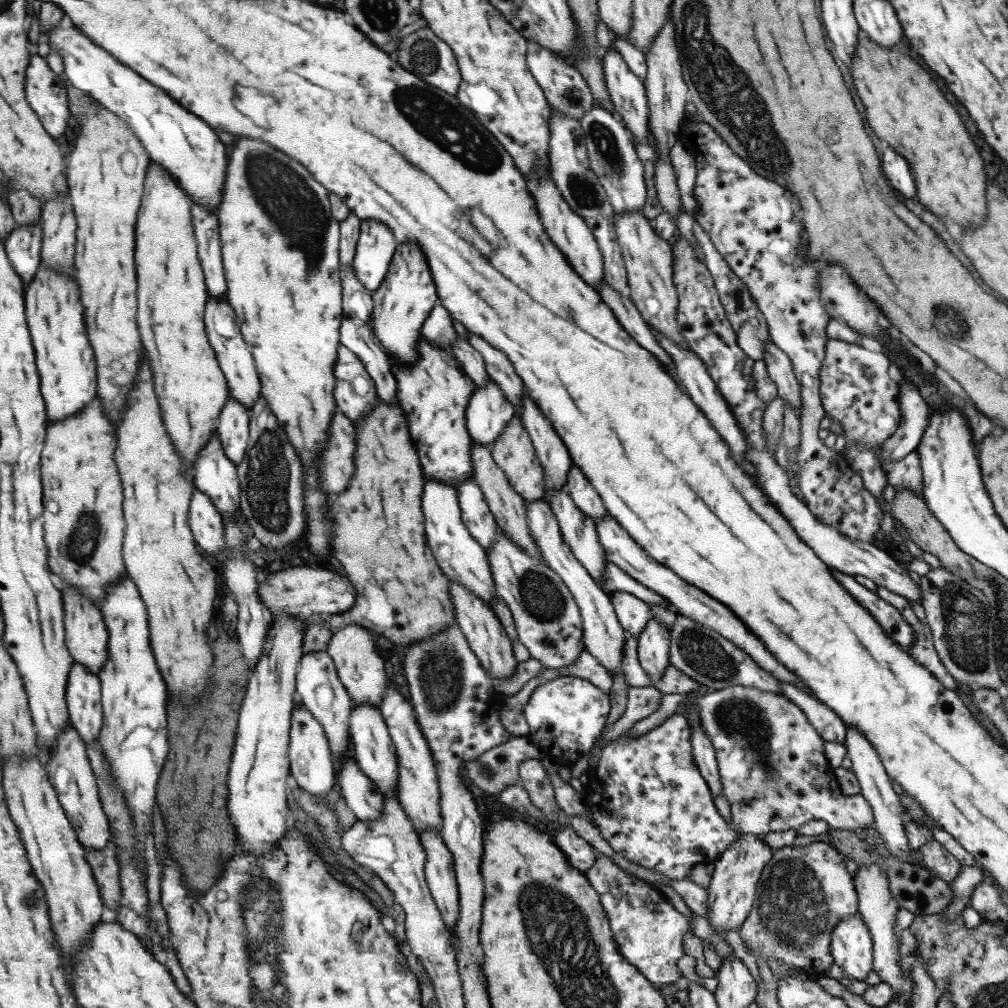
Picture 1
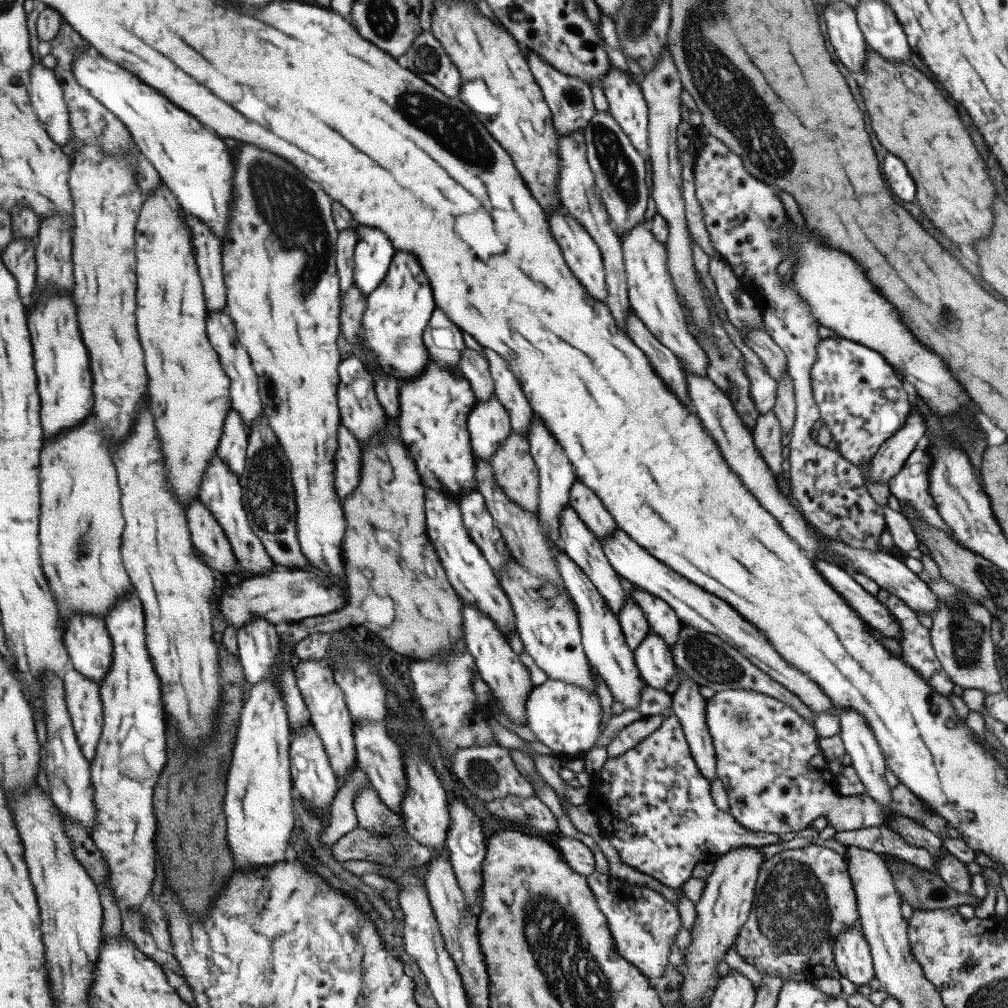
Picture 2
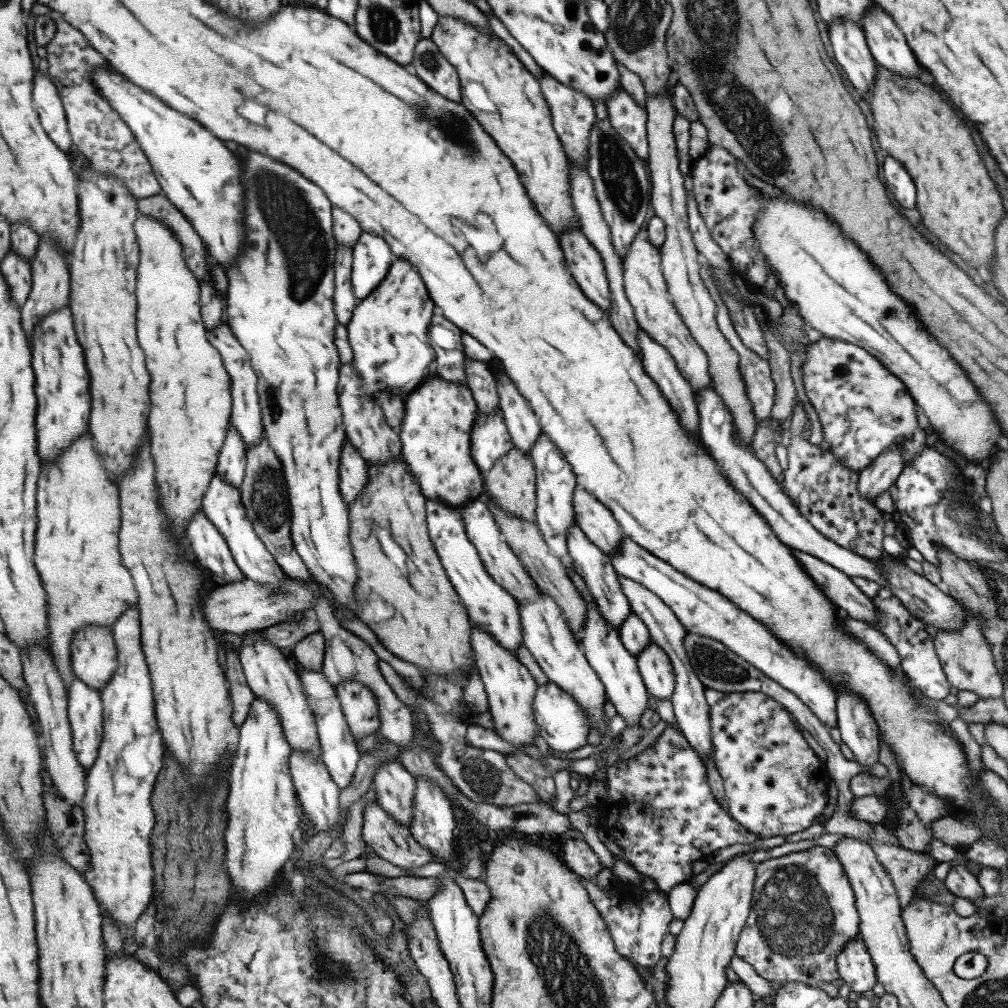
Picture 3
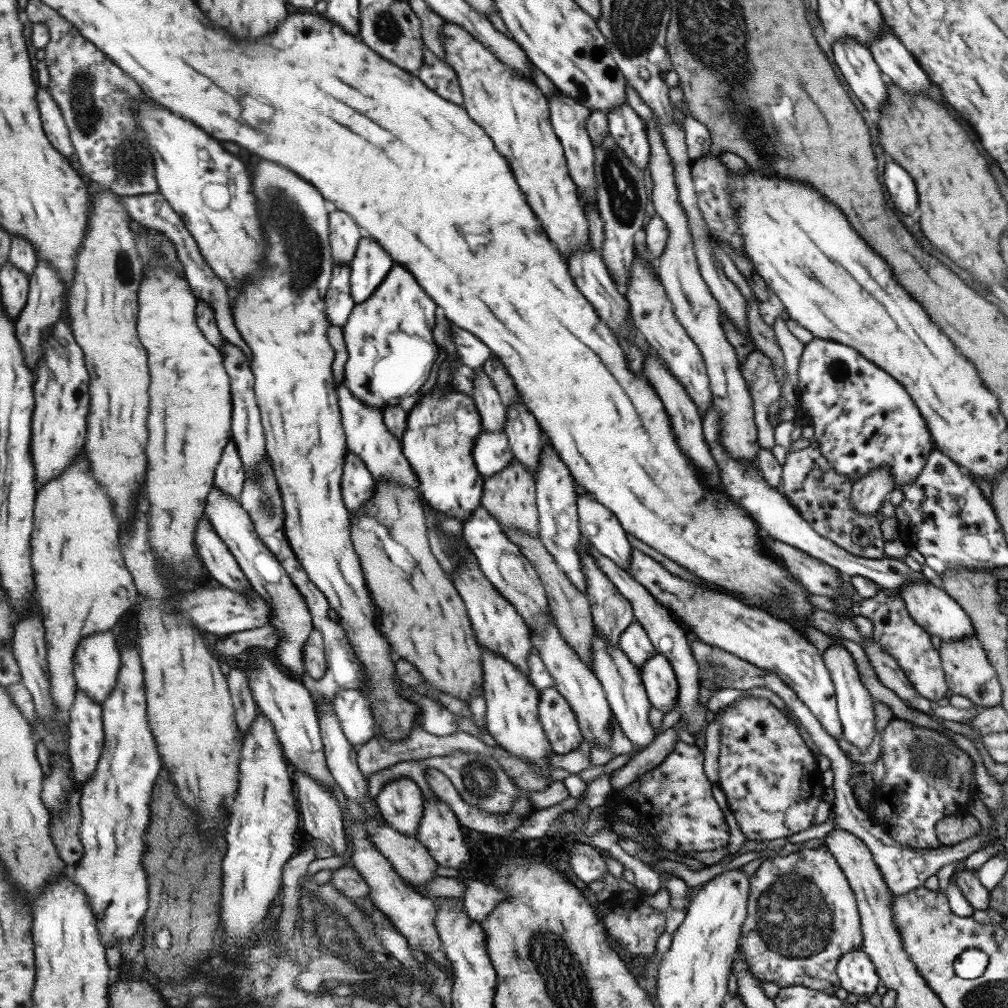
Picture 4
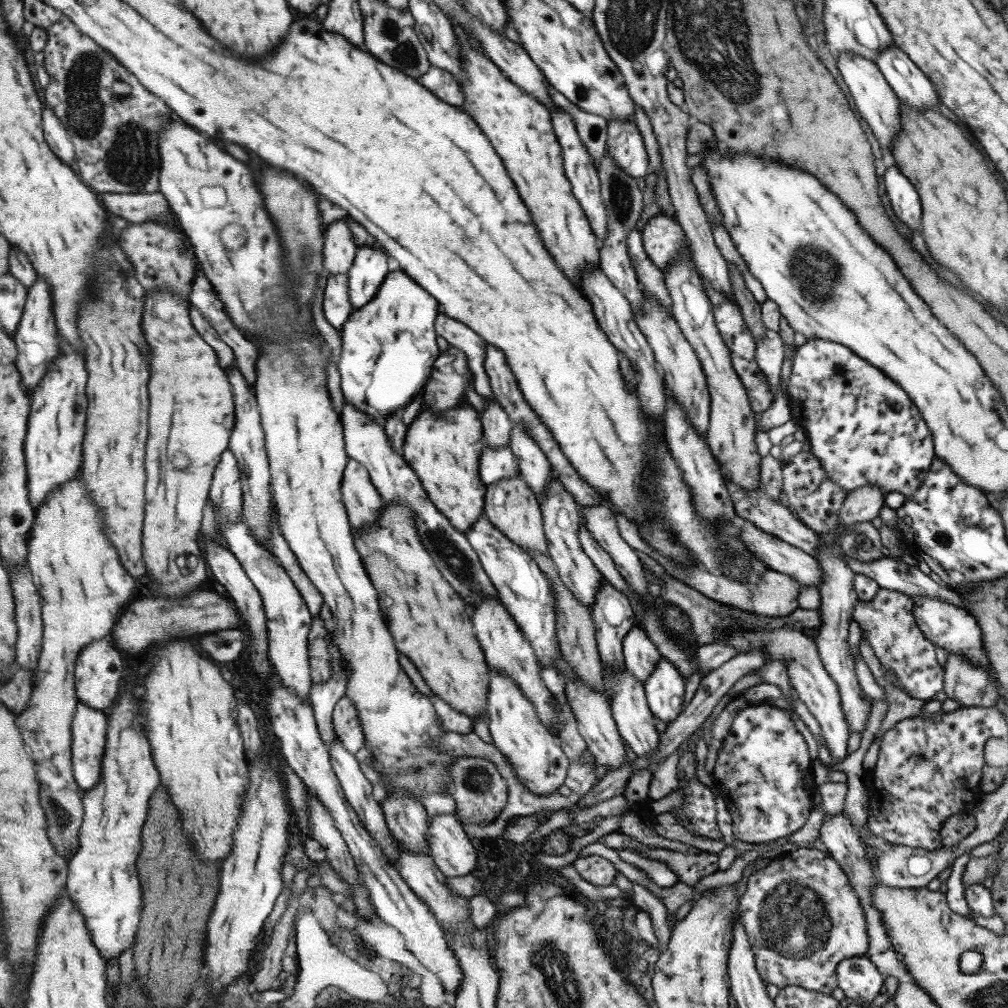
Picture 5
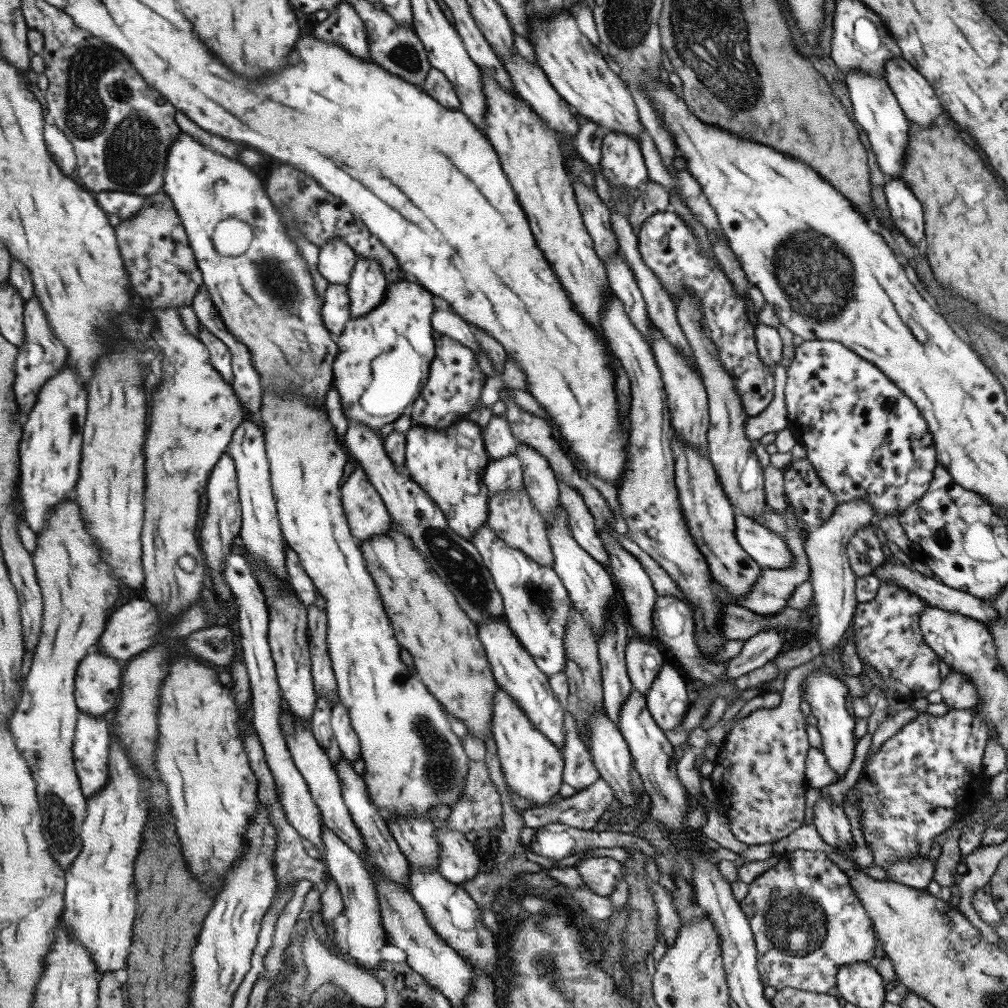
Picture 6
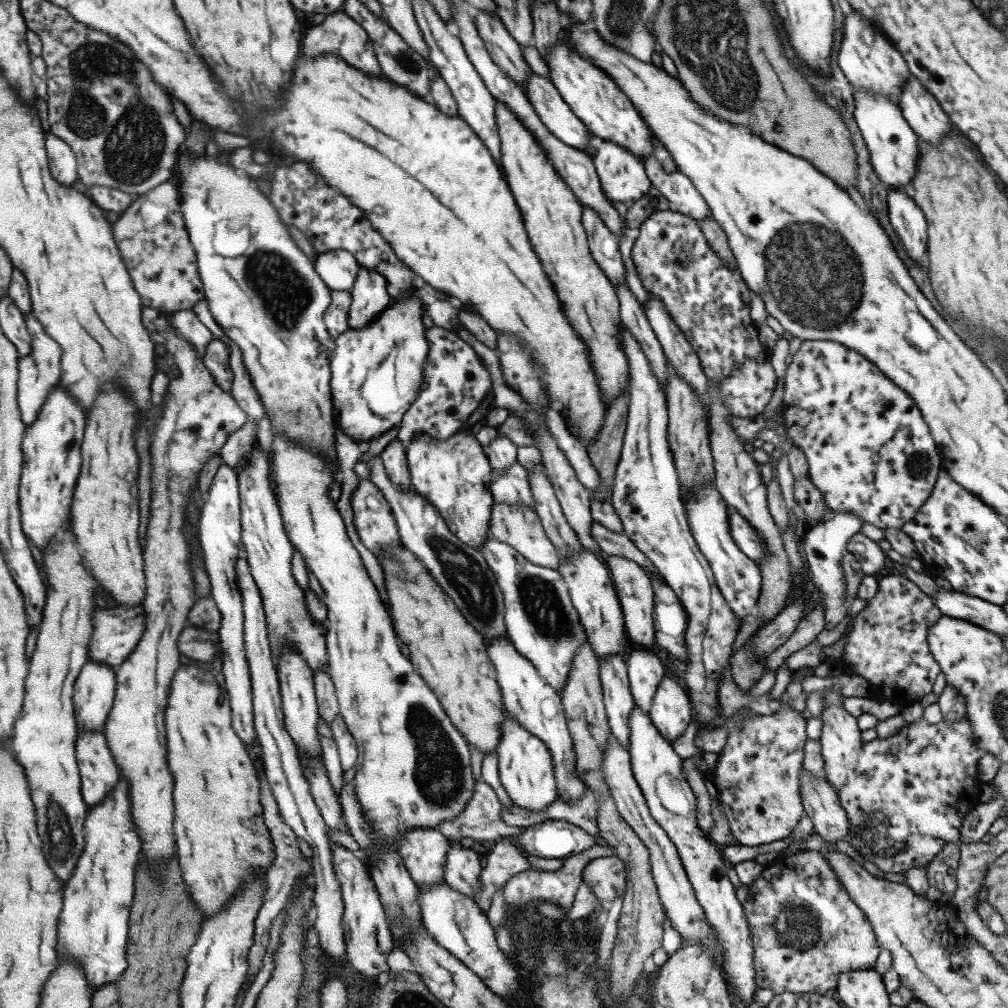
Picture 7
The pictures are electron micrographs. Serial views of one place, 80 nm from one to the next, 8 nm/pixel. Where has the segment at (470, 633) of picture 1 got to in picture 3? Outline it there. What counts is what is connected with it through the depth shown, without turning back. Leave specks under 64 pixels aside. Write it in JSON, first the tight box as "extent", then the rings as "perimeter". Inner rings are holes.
{"extent":[471,624,537,750],"perimeter":[[[471,624],[471,626],[473,666],[477,668],[487,696],[488,712],[493,724],[492,731],[501,737],[501,740],[516,747],[516,750],[522,744],[532,744],[531,740],[537,733],[532,711],[533,697],[537,687],[533,677],[515,655],[497,644],[488,632],[476,624]]]}

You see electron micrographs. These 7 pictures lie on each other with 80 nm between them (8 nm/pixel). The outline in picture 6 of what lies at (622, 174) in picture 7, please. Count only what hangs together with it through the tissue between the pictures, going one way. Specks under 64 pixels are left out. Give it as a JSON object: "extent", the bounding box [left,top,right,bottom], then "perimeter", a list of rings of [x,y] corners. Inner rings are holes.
{"extent":[599,131,648,194],"perimeter":[[[609,131],[605,133],[603,137],[600,153],[599,166],[601,176],[603,176],[605,181],[607,181],[607,183],[613,183],[619,193],[631,191],[633,194],[637,194],[637,189],[639,189],[641,184],[647,182],[648,176],[646,175],[640,144],[636,138],[631,138],[620,132]]]}

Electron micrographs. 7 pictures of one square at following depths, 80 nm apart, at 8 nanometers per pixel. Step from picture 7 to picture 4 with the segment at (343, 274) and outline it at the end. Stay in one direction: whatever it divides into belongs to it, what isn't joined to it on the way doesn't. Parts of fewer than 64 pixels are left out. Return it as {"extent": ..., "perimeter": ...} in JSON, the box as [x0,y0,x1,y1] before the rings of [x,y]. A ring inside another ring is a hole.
{"extent":[330,208,364,266],"perimeter":[[[332,208],[330,229],[330,241],[335,266],[342,264],[342,262],[351,262],[356,257],[360,240],[364,237],[361,227],[350,214]]]}

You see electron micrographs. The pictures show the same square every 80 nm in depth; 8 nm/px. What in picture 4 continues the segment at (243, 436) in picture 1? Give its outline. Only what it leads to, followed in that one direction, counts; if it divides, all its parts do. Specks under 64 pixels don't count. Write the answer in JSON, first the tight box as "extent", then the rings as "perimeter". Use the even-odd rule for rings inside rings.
{"extent":[215,438,248,501],"perimeter":[[[233,438],[224,448],[224,456],[216,470],[215,485],[231,498],[240,501],[247,478],[248,474],[244,469],[241,455]]]}

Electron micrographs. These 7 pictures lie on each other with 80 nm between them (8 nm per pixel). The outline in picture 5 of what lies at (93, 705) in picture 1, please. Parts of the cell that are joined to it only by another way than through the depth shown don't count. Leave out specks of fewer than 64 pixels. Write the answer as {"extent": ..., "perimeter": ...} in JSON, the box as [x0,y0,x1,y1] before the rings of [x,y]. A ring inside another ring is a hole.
{"extent":[72,702,108,792],"perimeter":[[[80,702],[72,724],[72,757],[76,781],[83,792],[101,782],[108,743],[108,717]]]}

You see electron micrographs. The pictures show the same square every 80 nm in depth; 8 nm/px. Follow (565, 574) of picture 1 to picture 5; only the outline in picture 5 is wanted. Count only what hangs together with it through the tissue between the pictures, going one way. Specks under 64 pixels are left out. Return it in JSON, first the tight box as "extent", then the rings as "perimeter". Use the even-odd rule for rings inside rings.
{"extent":[600,663,660,758],"perimeter":[[[601,663],[600,673],[604,684],[604,692],[608,694],[607,700],[609,700],[611,714],[622,742],[625,742],[631,752],[634,752],[635,756],[639,758],[643,758],[650,752],[656,752],[660,734],[655,729],[654,716],[648,709],[644,686],[634,676],[631,676],[631,673],[625,668],[621,671],[619,669],[607,669]]]}

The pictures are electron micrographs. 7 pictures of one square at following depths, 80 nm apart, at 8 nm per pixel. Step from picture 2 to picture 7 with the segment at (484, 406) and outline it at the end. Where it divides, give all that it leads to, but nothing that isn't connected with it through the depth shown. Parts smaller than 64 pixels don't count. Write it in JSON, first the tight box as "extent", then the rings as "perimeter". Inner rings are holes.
{"extent":[489,461,534,510],"perimeter":[[[517,461],[501,474],[492,472],[489,492],[494,502],[522,504],[534,510],[534,500],[526,470]]]}

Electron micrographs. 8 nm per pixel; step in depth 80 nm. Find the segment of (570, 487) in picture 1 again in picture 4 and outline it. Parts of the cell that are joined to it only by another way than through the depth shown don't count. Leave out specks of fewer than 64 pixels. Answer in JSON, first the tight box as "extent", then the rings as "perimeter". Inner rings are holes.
{"extent":[576,493,630,572],"perimeter":[[[587,493],[576,495],[576,511],[580,537],[627,572],[630,545],[613,513]]]}

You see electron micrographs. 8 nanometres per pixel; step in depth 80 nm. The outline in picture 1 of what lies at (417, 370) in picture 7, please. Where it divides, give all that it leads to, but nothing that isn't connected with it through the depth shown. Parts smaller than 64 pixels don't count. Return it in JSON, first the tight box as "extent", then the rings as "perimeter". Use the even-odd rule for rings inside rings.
{"extent":[373,242,435,364],"perimeter":[[[416,242],[399,243],[393,257],[388,276],[383,286],[373,292],[373,327],[380,345],[390,356],[390,360],[400,360],[400,364],[413,364],[418,359],[419,330],[435,304],[435,284],[432,280],[427,257]]]}

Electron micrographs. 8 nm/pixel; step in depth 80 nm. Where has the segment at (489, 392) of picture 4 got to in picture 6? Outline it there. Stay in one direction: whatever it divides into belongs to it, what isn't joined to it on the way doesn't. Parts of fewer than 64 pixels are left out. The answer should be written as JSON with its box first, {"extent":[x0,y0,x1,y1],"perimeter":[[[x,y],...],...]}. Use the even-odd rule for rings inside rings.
{"extent":[482,417,517,458],"perimeter":[[[491,417],[488,420],[482,429],[482,439],[488,458],[505,458],[516,451],[517,442],[503,417]]]}

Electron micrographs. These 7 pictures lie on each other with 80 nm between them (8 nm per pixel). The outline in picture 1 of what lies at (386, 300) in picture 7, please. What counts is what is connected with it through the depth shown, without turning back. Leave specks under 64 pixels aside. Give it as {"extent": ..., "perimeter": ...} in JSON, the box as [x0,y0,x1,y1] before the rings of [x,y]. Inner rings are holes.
{"extent":[353,219,398,292],"perimeter":[[[375,219],[362,222],[353,267],[356,277],[366,288],[374,292],[383,286],[398,244],[387,224]]]}

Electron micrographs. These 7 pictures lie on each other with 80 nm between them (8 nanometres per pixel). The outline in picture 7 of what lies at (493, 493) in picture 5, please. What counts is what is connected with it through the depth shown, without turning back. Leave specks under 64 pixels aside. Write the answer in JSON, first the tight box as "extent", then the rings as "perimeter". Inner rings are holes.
{"extent":[488,502,558,569],"perimeter":[[[494,502],[490,512],[488,534],[494,540],[507,544],[518,555],[527,560],[530,564],[541,566],[542,568],[557,569],[558,552],[553,548],[552,543],[547,538],[539,517],[536,512],[523,506],[522,504],[505,504],[504,502]]]}

